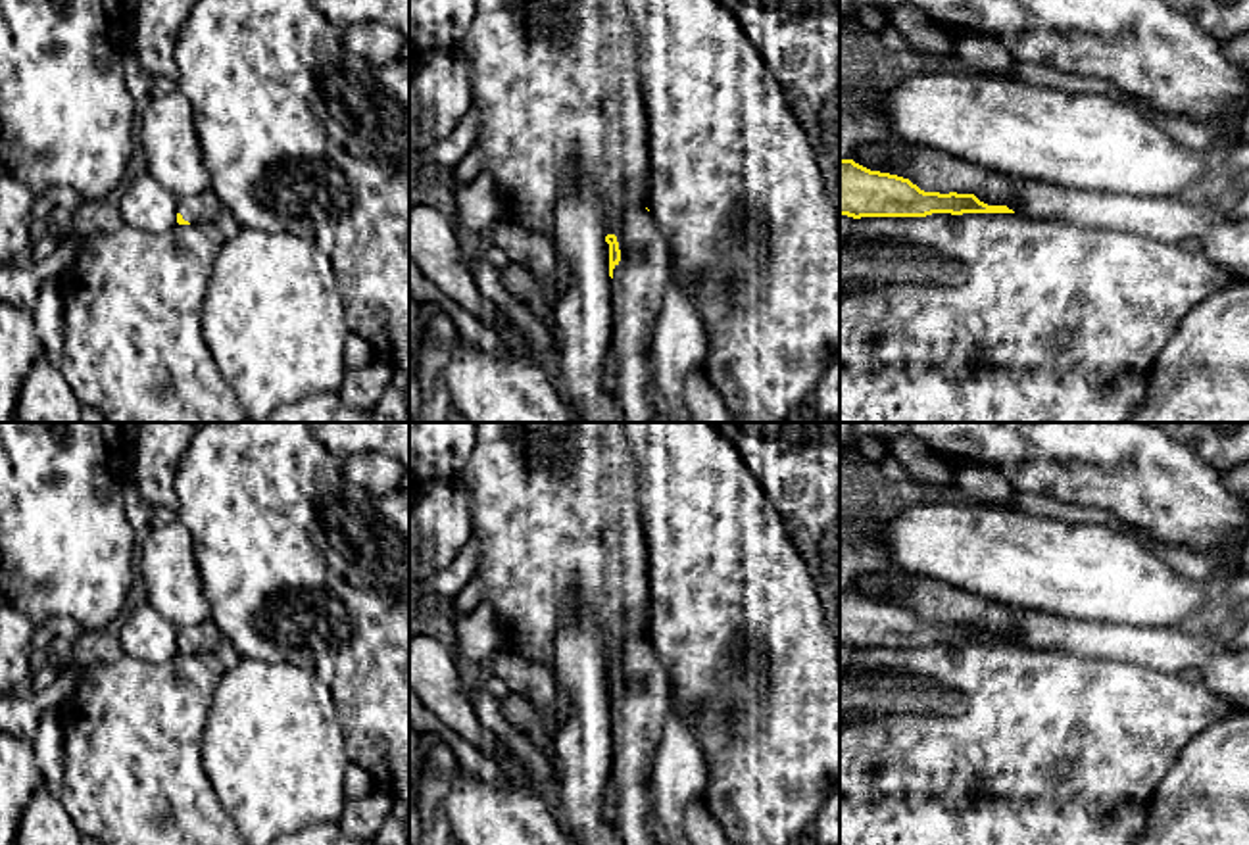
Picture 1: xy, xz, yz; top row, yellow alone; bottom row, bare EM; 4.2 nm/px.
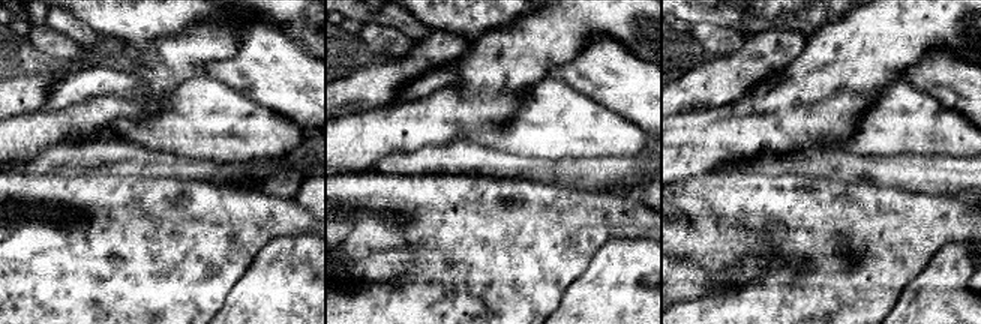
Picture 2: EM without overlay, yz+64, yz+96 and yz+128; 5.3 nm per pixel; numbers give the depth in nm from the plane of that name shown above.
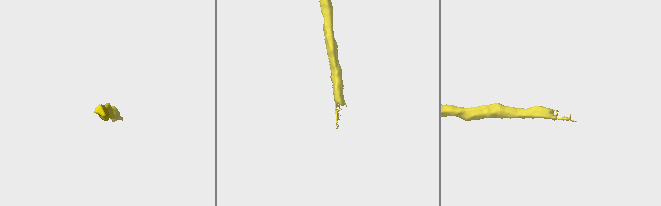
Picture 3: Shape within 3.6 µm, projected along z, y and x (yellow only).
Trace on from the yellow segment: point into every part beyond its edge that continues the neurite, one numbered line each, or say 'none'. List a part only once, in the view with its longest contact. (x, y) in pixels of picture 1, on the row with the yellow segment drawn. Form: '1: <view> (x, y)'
1: xz (640, 279)

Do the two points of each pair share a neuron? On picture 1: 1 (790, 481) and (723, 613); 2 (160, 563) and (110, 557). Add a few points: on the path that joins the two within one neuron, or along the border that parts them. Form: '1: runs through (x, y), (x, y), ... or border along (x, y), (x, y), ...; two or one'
1: border along (750, 473), (798, 550); two
2: border along (139, 540), (135, 573); two

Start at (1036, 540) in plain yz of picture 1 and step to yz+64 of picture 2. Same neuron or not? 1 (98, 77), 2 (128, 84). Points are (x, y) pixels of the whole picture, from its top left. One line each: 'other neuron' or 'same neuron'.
1: same neuron
2: same neuron

